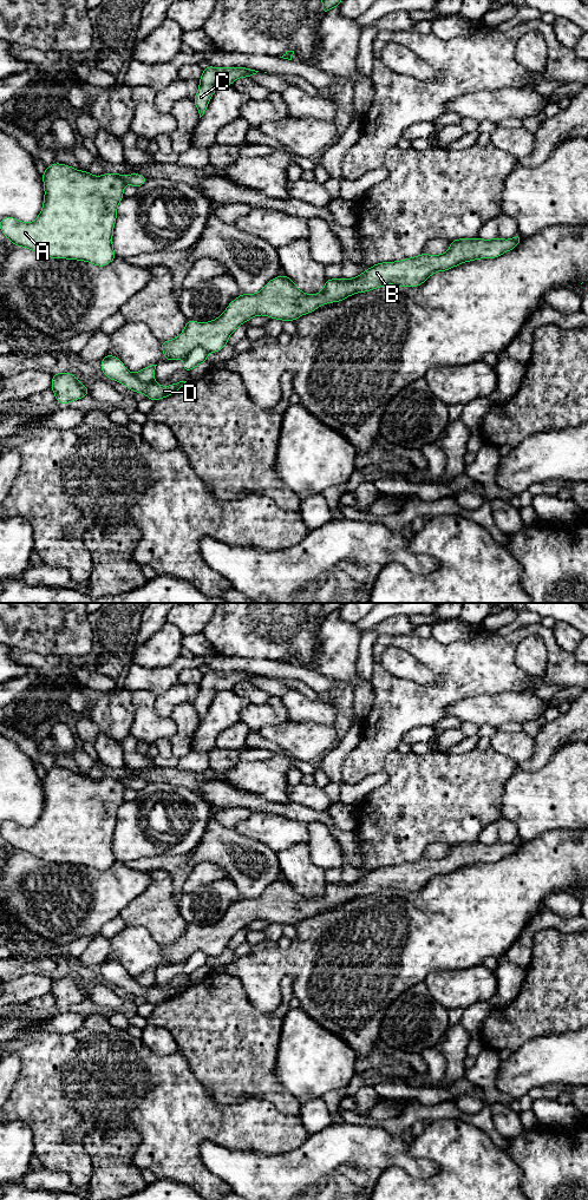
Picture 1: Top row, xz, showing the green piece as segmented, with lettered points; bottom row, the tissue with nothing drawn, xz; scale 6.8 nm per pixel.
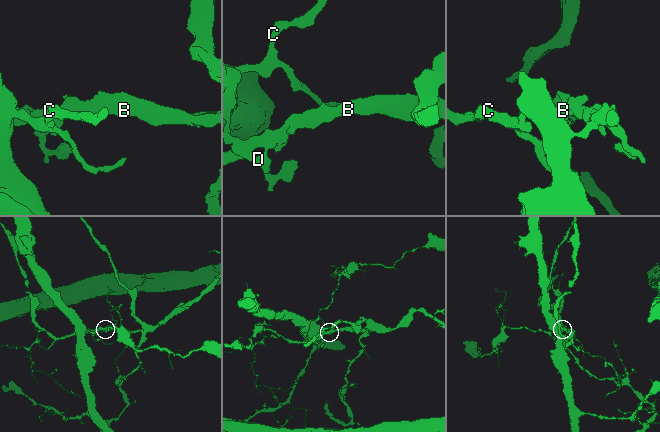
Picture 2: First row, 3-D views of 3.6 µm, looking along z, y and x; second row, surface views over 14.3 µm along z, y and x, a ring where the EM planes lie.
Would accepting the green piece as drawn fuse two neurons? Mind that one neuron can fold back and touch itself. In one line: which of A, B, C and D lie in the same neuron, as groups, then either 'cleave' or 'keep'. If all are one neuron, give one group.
A C D / B; cleave

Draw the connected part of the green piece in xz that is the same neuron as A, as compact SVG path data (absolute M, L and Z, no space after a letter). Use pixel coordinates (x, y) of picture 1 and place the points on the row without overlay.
M53 767L43 776L44 808L39 820L31 827L4 821L0 834L13 850L24 851L50 863L66 863L105 871L116 863L112 850L117 811L124 802L126 788L136 793L148 782L139 778L104 778L93 780L66 768Z

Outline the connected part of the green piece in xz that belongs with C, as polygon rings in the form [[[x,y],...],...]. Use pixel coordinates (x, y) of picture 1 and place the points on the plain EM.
[[[204,671],[200,682],[198,695],[192,703],[198,714],[200,722],[204,719],[214,696],[218,691],[233,689],[239,682],[251,682],[257,676],[247,671]]]

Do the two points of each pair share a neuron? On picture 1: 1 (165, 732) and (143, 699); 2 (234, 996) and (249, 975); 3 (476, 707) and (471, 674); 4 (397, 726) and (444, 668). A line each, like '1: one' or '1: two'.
1: one
2: two
3: two
4: one

